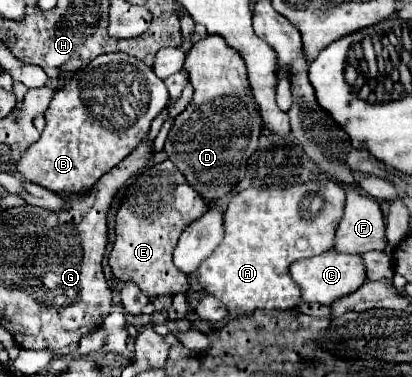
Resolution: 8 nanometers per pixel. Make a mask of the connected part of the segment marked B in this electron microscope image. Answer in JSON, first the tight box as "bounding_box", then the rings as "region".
{"bounding_box":[16,52,168,194],"region":[[[126,52],[102,54],[54,94],[44,112],[46,128],[40,140],[22,154],[16,170],[56,194],[82,194],[148,136],[152,120],[166,104],[168,90],[150,66]]]}

